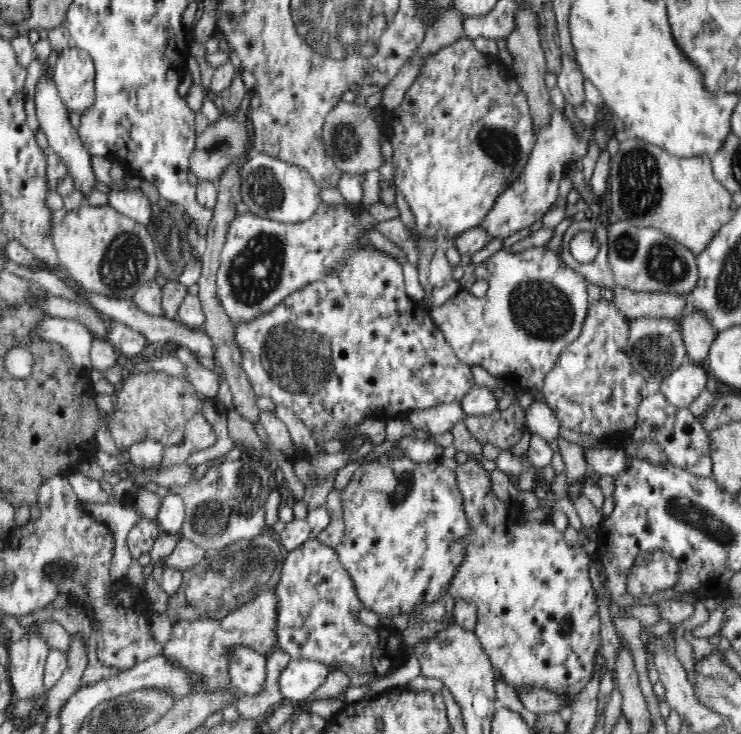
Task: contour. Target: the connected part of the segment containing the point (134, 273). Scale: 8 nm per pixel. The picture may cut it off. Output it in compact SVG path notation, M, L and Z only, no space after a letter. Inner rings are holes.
M86 203L67 211L58 226L52 230L53 245L56 249L59 264L78 286L88 293L106 295L114 299L133 299L134 294L146 284L153 281L159 273L157 265L156 244L148 227L136 222L133 218L118 212L110 205L91 206Z

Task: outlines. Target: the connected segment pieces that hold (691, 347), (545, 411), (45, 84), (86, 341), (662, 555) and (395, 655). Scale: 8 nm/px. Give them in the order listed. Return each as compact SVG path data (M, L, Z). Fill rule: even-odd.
M688 308L684 318L678 320L678 324L686 350L686 360L702 365L716 336L712 323L702 312Z
M544 400L533 402L530 408L525 412L527 430L532 434L541 436L548 442L556 440L562 425L560 425L560 421L556 419L554 411L548 407L548 404L545 404Z
M42 74L38 84L36 84L35 93L33 95L36 105L36 116L39 122L39 128L46 134L49 144L49 150L54 151L66 165L67 171L72 176L74 189L80 190L84 196L94 189L94 184L97 181L92 171L90 158L91 154L86 150L82 144L80 135L76 128L72 127L68 119L69 110L64 105L58 87L54 83L53 78L47 78L47 74Z
M48 317L44 318L41 322L40 328L37 328L37 339L45 341L54 341L61 345L66 353L69 355L71 362L78 368L85 371L92 369L91 365L91 345L98 339L94 335L94 332L89 330L88 326L83 326L80 322L76 320L68 320L66 318L60 317Z
M664 551L638 554L626 574L626 591L632 597L642 598L656 590L671 588L679 581L678 563Z
M306 539L286 556L275 586L278 646L274 650L282 648L292 659L323 662L332 669L348 664L360 675L370 674L378 679L394 674L409 657L402 634L386 621L370 627L356 619L363 608L362 601L334 547L318 539Z

